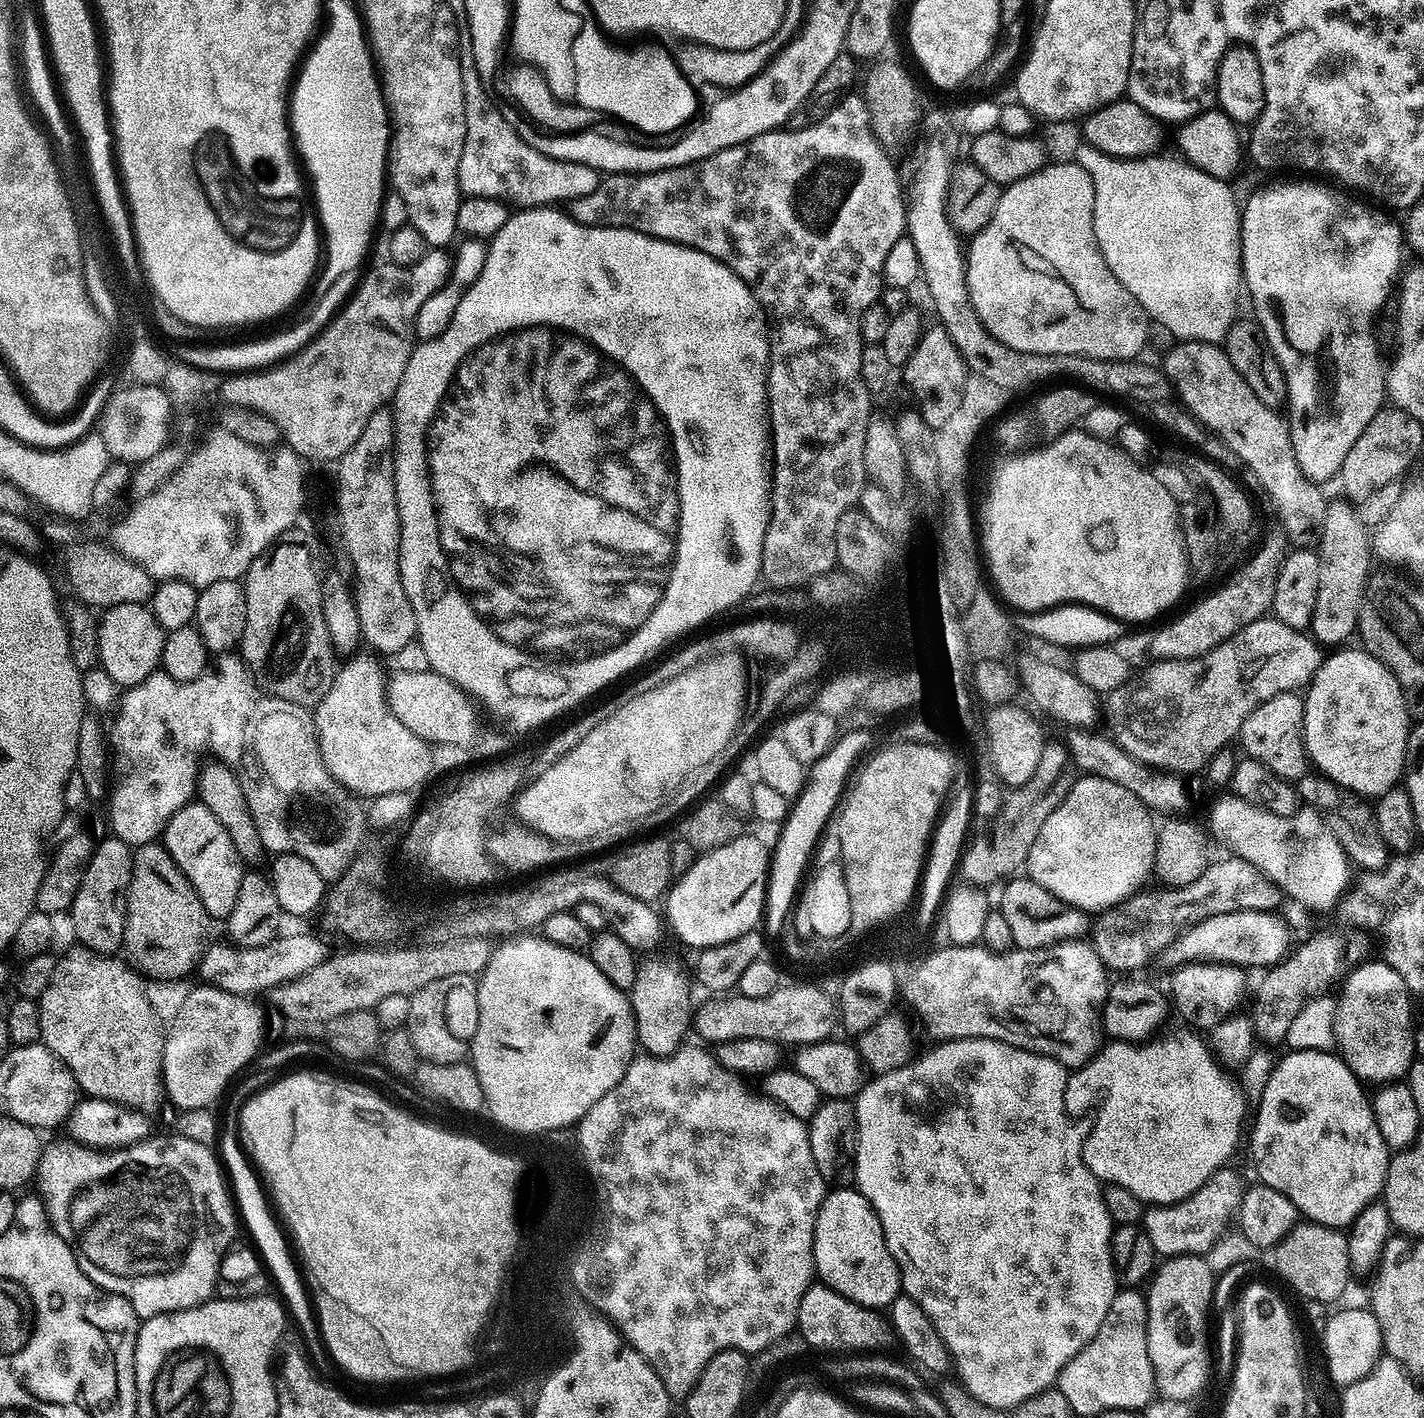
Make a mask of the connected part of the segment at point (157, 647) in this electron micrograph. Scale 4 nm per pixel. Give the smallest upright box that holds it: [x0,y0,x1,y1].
[98,604,165,689]

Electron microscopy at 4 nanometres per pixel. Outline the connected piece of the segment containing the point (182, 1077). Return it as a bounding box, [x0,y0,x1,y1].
[163,984,266,1111]

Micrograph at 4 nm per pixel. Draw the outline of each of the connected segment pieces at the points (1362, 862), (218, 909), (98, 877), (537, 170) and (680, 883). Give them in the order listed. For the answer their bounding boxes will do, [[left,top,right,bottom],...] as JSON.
[[1298,774,1390,871],[162,804,246,921],[70,835,133,956],[458,47,602,210],[666,834,770,950]]

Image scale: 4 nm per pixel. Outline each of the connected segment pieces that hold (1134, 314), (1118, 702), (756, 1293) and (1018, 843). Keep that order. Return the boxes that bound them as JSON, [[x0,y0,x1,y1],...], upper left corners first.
[[966,162,1150,360],[1106,618,1325,774],[578,1046,826,1402],[958,749,1068,886]]

